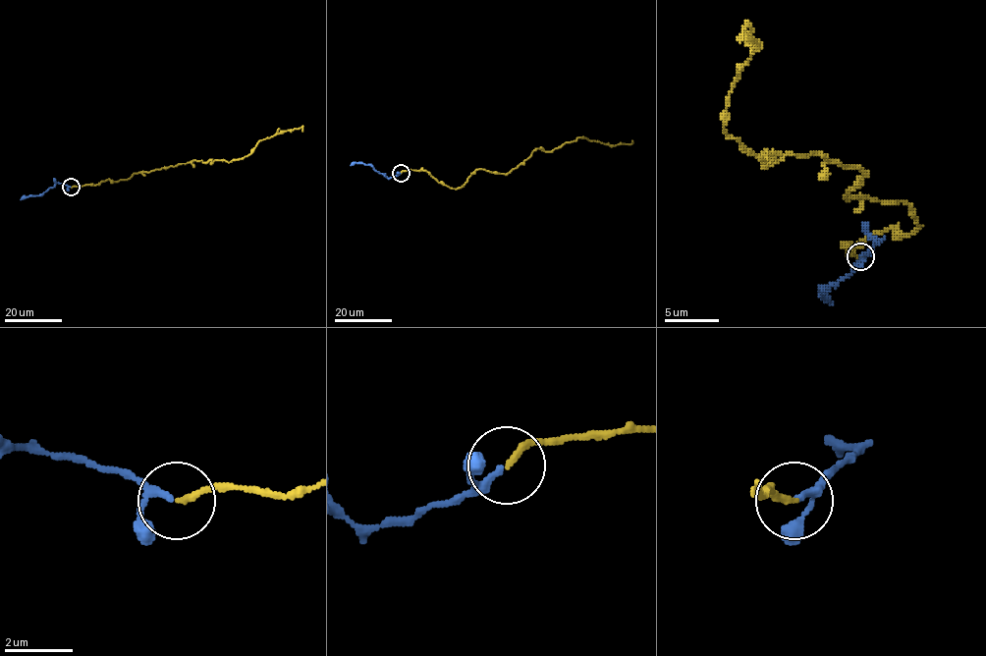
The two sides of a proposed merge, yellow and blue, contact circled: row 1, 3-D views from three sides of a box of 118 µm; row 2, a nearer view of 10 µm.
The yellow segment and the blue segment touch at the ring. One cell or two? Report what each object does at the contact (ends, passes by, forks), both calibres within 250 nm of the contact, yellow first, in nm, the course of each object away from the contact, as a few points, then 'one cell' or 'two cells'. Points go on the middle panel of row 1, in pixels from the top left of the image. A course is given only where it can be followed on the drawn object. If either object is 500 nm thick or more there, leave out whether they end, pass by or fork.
yellow ends; blue passes by; calibres 200 and 140 nm; course yellow (401, 173), (425, 171), (458, 189), (476, 170), (507, 174), (536, 148), (579, 136), (631, 141); course blue (400, 173), (387, 178), (369, 165), (355, 163), (351, 165); one cell

